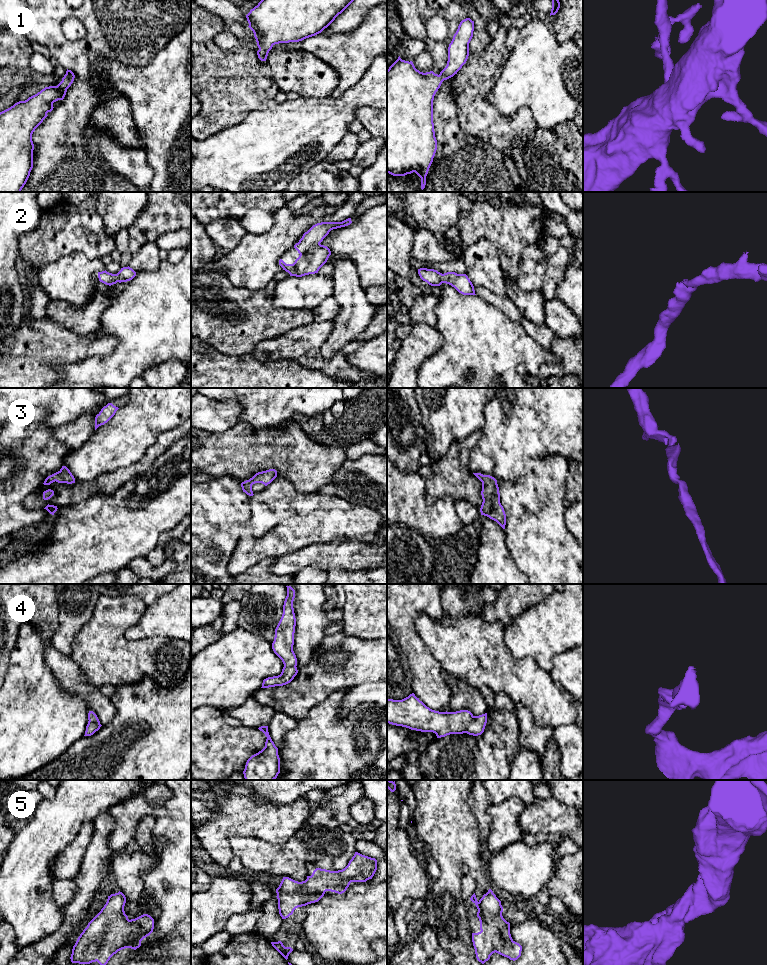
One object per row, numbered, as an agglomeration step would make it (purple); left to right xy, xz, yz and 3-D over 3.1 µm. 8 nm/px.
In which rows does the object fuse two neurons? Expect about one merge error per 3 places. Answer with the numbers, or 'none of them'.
none of them

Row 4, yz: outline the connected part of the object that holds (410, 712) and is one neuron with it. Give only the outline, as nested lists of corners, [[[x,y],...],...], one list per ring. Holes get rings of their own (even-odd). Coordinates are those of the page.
[[[412,693],[402,700],[387,698],[387,723],[421,732],[433,732],[437,738],[463,733],[478,736],[484,732],[487,713],[474,716],[468,710],[435,711]]]

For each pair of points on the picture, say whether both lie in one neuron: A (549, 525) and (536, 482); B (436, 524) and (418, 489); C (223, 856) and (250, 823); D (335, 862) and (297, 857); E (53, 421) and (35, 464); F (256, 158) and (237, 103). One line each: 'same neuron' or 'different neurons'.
A: same neuron
B: same neuron
C: same neuron
D: same neuron
E: different neurons
F: different neurons

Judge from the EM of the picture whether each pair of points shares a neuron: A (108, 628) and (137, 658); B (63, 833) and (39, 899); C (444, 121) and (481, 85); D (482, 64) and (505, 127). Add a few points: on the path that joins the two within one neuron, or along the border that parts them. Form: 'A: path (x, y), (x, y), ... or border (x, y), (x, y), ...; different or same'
A: path (114, 635), (130, 651); same
B: path (47, 849), (39, 857), (39, 883); same
C: border (452, 86), (451, 96), (463, 132); different
D: path (481, 80), (481, 104), (489, 112); same

